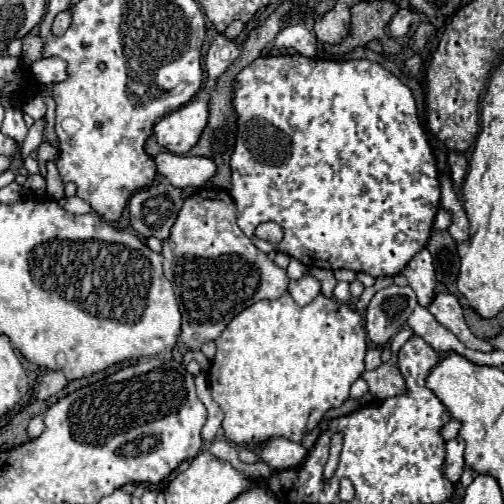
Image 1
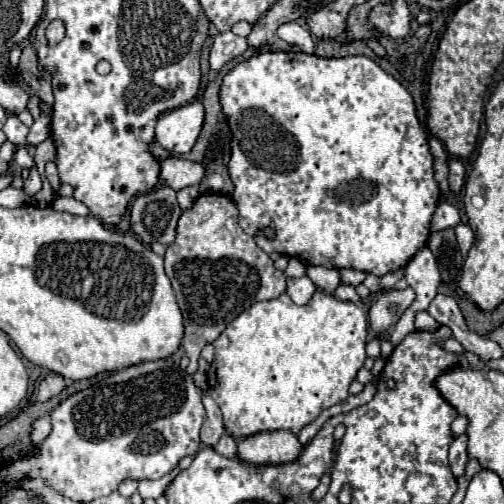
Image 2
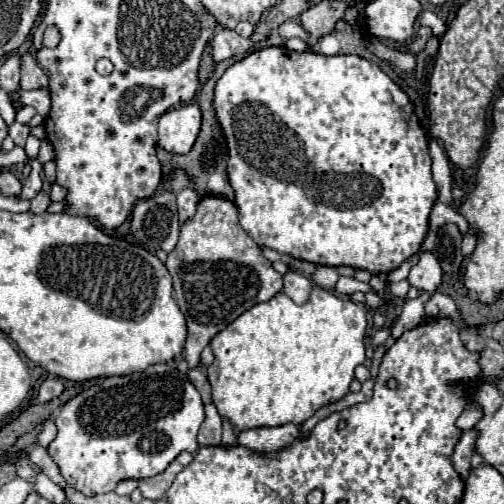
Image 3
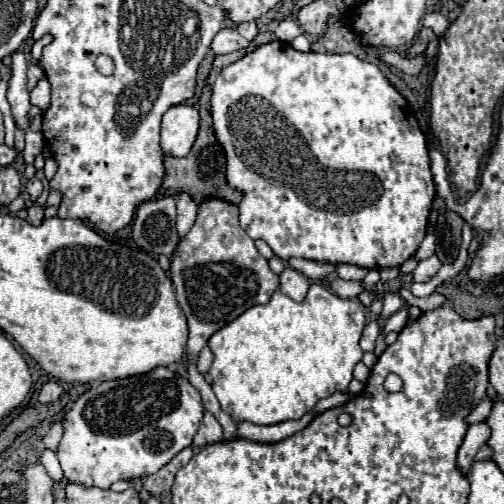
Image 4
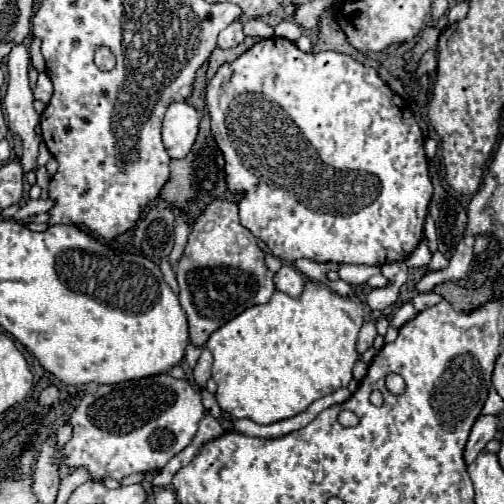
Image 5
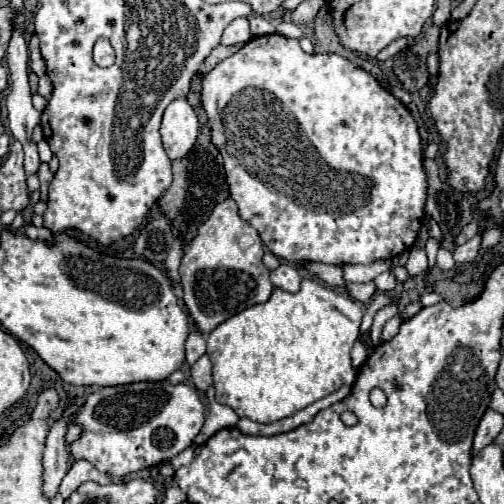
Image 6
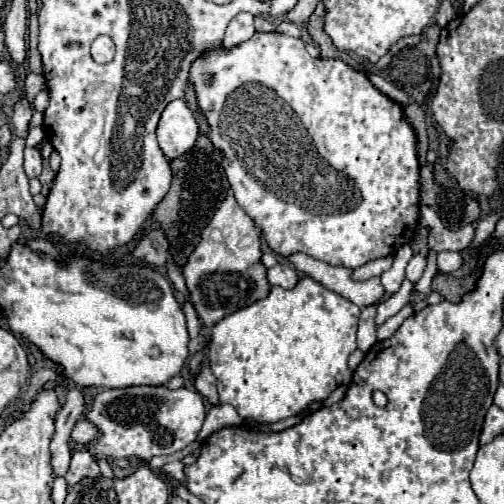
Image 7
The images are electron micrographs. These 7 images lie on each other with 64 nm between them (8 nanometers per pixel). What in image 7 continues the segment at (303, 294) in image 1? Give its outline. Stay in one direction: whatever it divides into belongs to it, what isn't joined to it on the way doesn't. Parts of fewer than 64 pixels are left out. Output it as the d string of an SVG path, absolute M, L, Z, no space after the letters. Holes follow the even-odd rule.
M276 264L276 266L268 268L268 282L272 286L294 288L298 282L298 272L290 264Z

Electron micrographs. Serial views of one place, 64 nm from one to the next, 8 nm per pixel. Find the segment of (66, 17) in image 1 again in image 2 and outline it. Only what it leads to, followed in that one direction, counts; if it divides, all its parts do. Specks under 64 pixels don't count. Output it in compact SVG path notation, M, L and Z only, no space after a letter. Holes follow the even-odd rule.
M60 20L52 21L46 29L46 38L50 46L58 44L64 36L64 24Z

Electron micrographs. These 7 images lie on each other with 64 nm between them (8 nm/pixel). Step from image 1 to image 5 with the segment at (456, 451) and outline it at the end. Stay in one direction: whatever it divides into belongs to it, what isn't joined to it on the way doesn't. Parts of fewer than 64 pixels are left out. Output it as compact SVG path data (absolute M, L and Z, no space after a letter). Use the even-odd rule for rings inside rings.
M480 416L470 432L466 450L464 450L464 460L468 464L472 464L472 460L476 460L476 456L486 448L486 444L496 436L500 428L500 418L498 416Z

